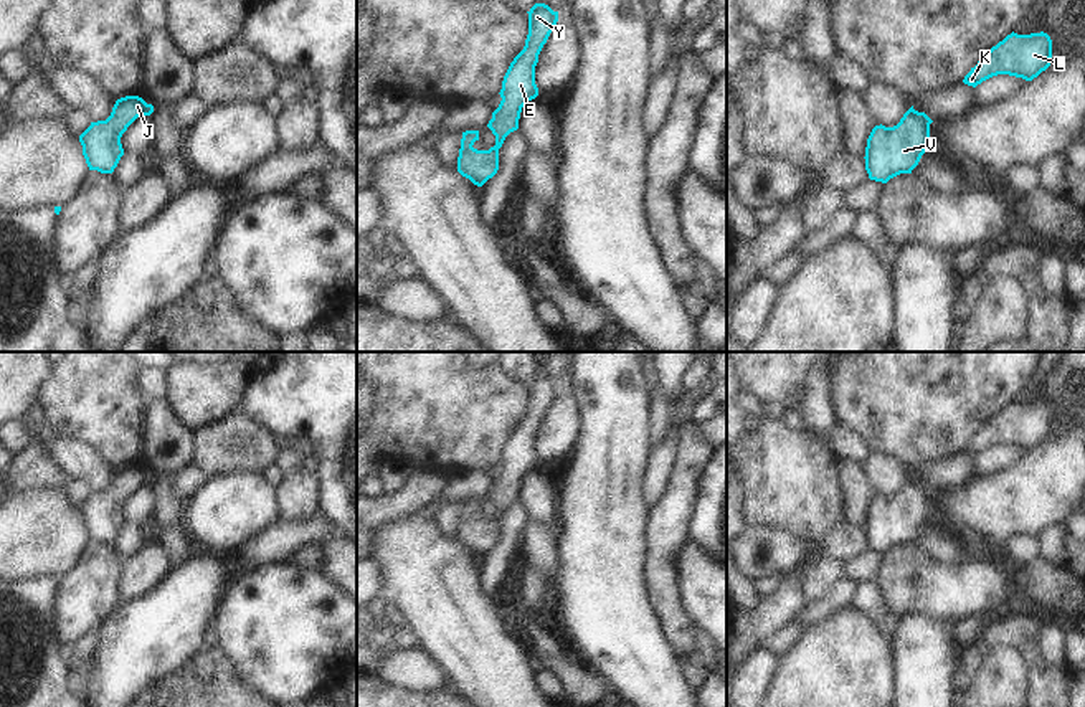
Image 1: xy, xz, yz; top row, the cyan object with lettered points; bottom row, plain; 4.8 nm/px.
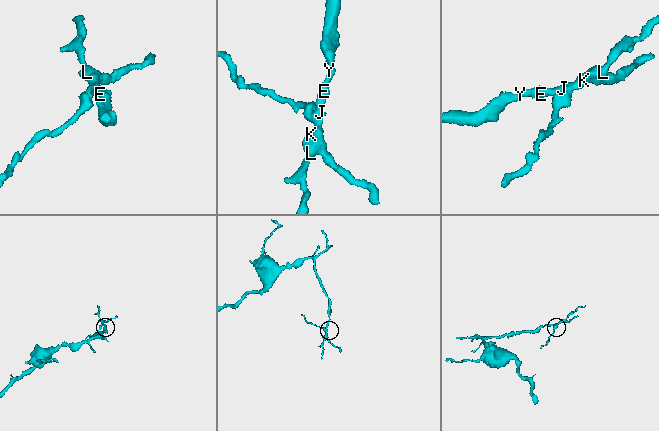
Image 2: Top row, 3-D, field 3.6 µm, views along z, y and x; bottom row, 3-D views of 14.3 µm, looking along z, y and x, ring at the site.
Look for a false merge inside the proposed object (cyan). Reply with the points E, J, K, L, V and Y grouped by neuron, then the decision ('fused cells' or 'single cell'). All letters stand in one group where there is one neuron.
groups E J K L V Y; single cell

